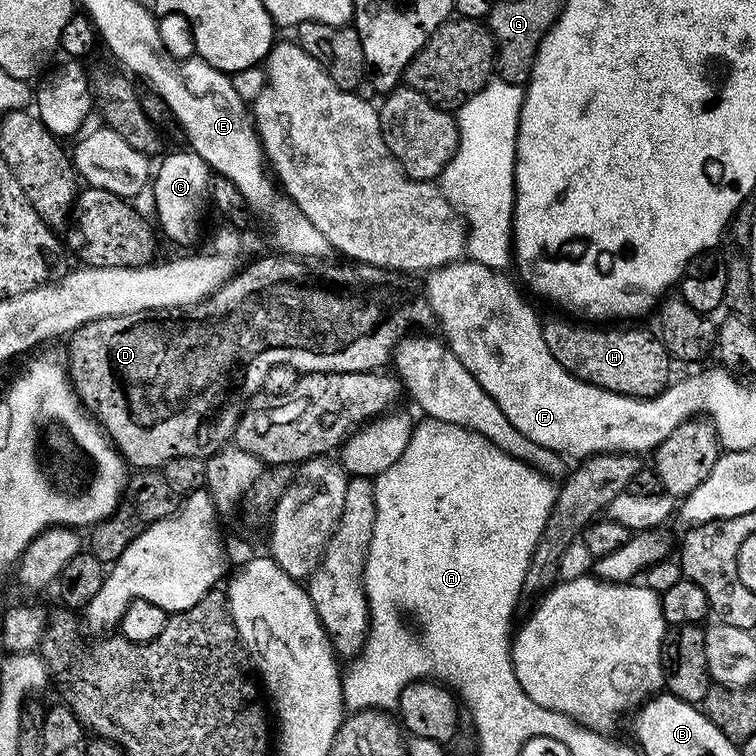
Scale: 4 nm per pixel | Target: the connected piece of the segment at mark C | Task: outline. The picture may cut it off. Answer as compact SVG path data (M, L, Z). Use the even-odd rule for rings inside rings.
M191 150L183 151L169 151L159 161L161 164L157 168L155 165L154 175L150 180L150 191L156 203L154 217L156 216L155 223L158 228L160 223L161 230L176 244L192 244L200 236L204 203L207 205L210 200L210 169L198 154Z

